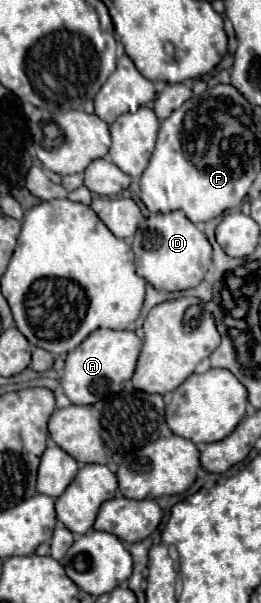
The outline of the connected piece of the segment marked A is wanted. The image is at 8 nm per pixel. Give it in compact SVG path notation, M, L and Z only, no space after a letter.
M98 328L66 356L64 376L60 380L64 394L70 398L72 404L94 404L108 394L120 392L122 384L128 382L134 374L140 348L142 340L132 330L118 332L110 328Z

